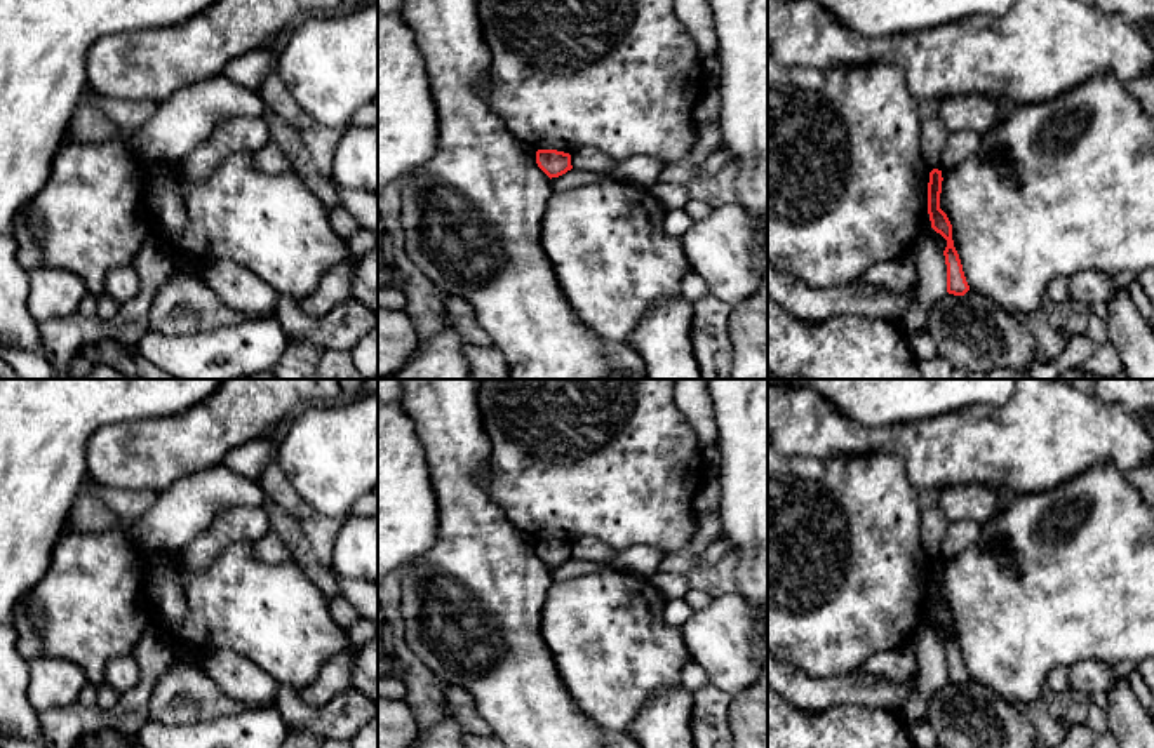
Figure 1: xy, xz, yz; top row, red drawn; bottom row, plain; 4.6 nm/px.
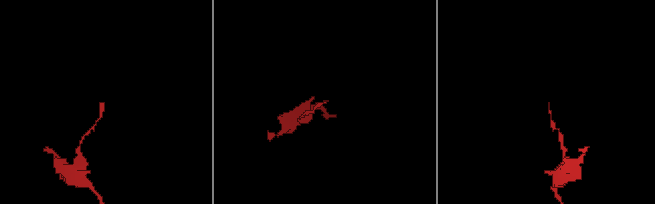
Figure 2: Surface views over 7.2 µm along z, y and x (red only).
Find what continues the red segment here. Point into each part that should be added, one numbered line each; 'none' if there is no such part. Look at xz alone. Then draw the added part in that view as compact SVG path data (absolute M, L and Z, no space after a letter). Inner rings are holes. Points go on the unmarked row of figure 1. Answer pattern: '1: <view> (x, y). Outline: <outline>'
none

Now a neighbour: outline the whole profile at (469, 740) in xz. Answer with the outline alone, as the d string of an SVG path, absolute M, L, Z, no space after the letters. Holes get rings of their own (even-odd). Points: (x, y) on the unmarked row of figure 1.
M463 734L465 748L505 748L505 745L494 736L475 736L475 734Z

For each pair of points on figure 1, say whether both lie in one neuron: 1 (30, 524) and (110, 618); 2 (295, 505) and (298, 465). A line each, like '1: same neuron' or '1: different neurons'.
1: different neurons
2: different neurons

